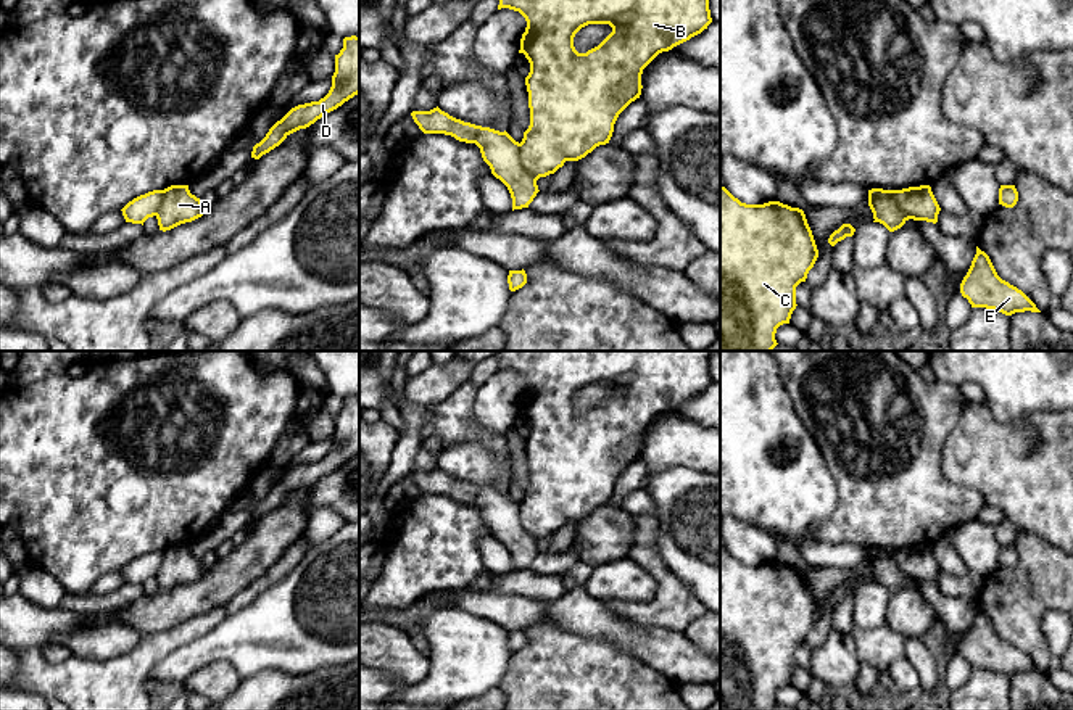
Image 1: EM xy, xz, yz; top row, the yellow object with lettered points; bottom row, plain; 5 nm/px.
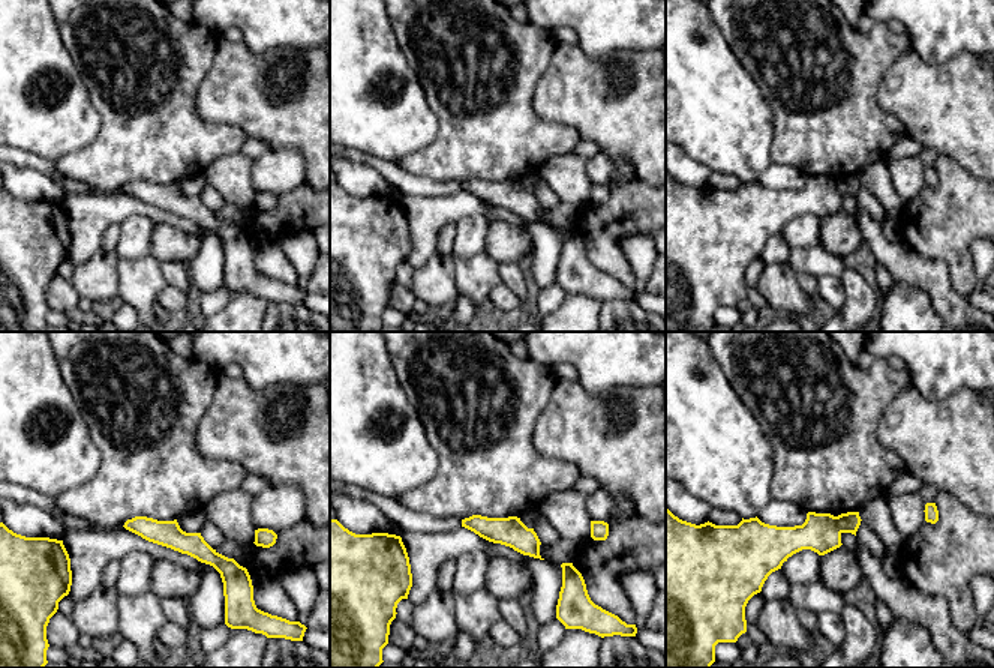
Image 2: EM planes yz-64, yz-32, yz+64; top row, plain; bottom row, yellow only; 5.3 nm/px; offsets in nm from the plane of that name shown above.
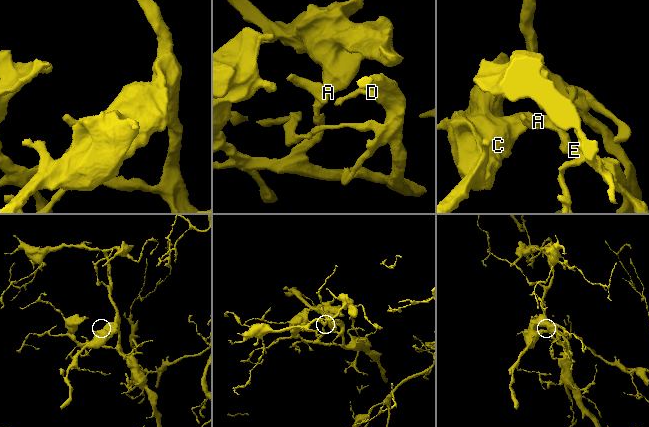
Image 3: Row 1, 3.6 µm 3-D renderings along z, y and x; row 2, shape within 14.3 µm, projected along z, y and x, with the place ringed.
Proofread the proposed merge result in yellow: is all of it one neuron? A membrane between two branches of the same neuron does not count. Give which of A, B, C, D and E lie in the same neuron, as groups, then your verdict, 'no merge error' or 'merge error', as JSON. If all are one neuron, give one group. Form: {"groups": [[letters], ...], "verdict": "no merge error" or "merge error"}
{"groups": [["A", "B", "C"], ["D", "E"]], "verdict": "merge error"}

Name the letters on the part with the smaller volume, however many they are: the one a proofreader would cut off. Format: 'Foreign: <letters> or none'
Foreign: A, B, C

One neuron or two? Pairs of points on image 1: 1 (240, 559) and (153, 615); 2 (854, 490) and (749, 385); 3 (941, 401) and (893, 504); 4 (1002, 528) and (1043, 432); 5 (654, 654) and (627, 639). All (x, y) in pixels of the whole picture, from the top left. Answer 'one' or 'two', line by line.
1: one
2: two
3: one
4: two
5: one

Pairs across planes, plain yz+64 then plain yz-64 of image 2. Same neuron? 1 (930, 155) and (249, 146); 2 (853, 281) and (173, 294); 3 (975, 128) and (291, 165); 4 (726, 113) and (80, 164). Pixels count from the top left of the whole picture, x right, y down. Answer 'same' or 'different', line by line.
1: different
2: different
3: different
4: different

